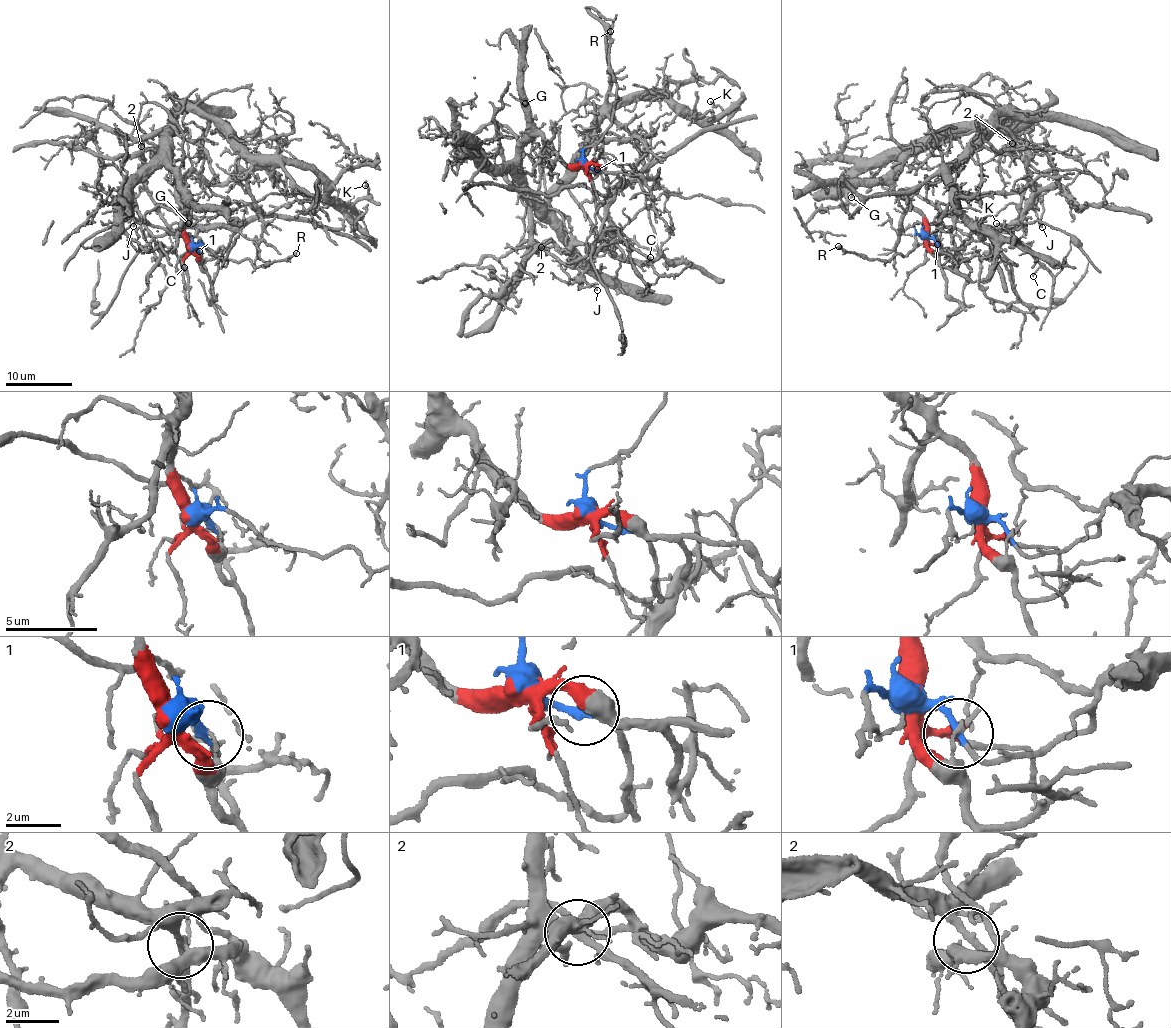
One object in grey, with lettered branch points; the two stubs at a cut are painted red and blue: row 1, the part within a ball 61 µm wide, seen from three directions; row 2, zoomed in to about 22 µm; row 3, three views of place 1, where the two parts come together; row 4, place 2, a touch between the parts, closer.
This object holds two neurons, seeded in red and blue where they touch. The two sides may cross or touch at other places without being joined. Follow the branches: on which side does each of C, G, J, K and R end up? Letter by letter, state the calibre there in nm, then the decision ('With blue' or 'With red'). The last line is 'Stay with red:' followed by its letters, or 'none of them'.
C: Thickness 110 nm. With blue
G: Thickness 170 nm. With red
J: Thickness 110 nm. With red
K: Thickness 90 nm. With red
R: Thickness 200 nm. With blue
Stay with red: G, J, K

